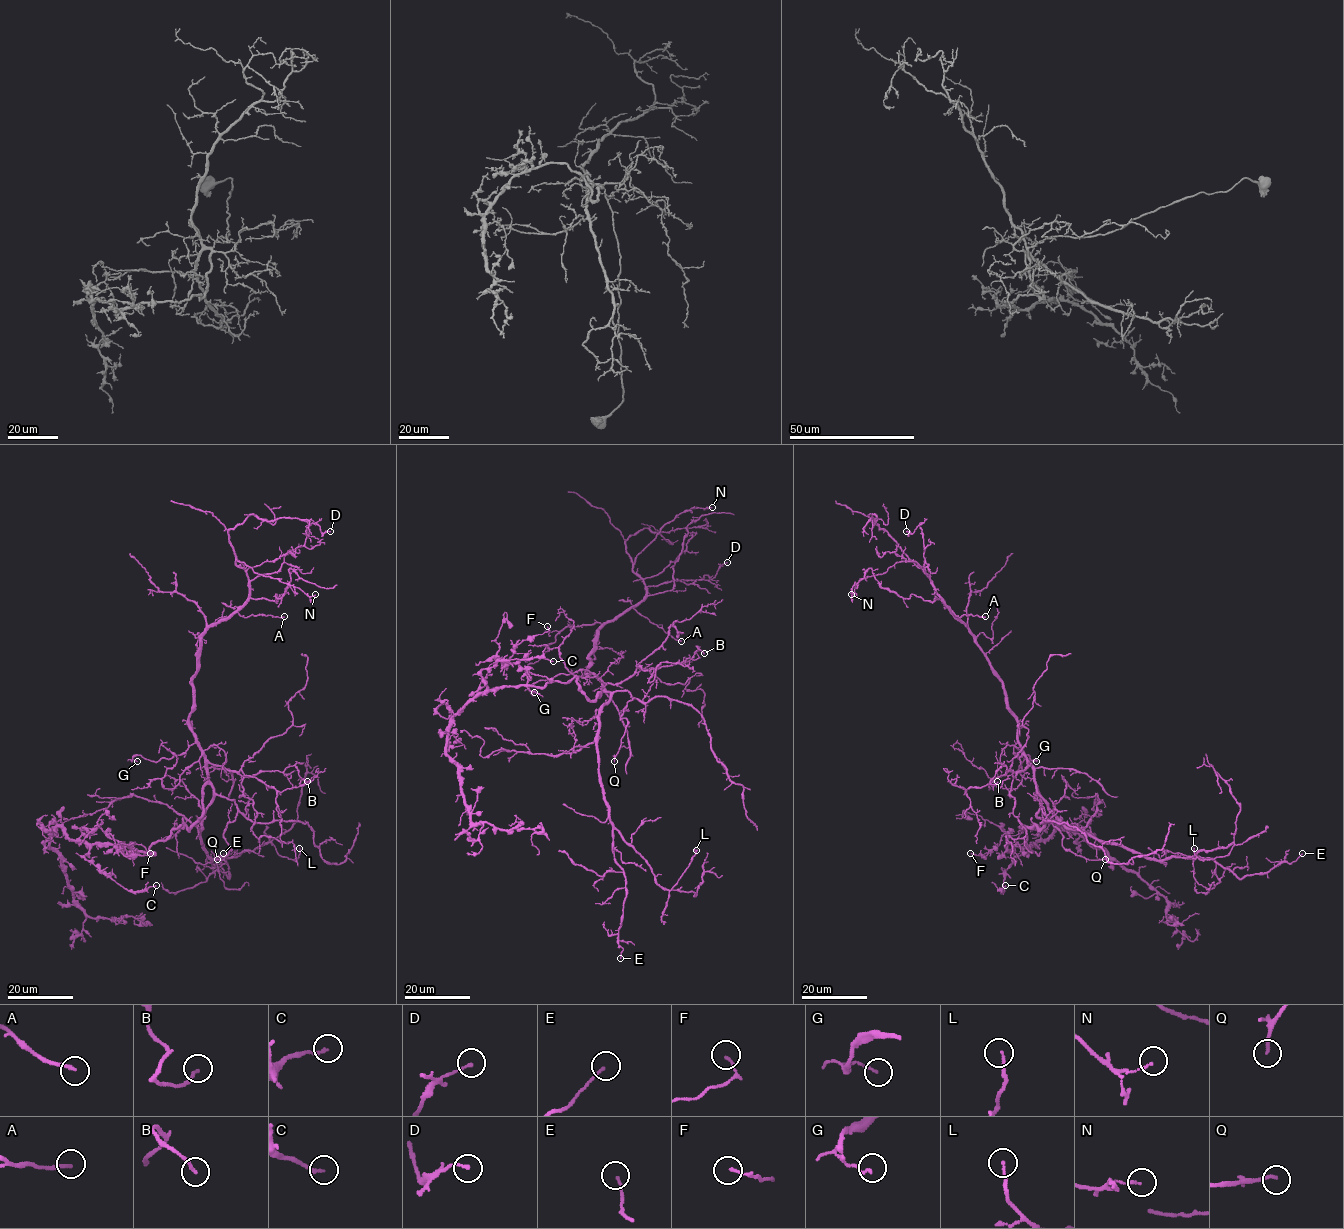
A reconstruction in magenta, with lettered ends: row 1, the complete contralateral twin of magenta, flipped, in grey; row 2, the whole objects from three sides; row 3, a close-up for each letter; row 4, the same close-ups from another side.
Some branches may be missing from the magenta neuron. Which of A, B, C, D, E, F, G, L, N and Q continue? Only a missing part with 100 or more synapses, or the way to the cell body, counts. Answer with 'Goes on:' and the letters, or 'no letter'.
Goes on: no letter

